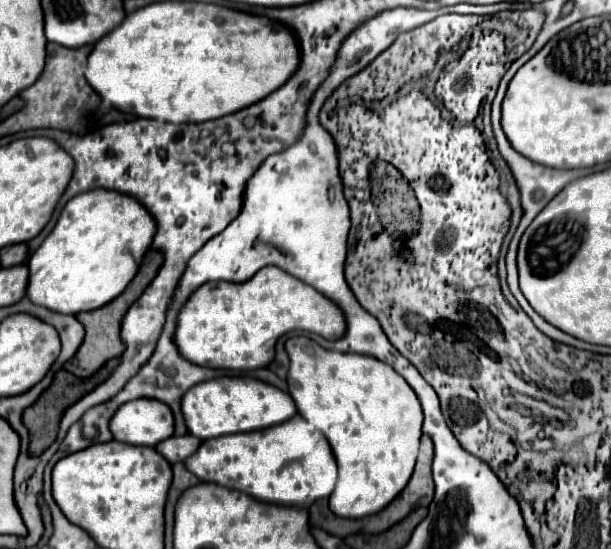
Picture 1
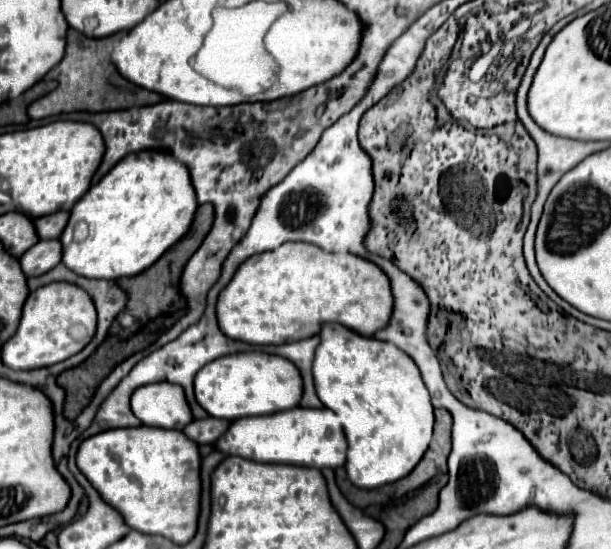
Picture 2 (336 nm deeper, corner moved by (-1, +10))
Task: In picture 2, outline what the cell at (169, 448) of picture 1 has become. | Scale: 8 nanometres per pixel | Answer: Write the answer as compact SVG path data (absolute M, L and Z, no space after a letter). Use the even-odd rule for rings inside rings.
M204 418L204 420L194 420L184 428L184 434L194 440L196 444L214 444L218 436L222 436L230 426L230 420L222 418Z

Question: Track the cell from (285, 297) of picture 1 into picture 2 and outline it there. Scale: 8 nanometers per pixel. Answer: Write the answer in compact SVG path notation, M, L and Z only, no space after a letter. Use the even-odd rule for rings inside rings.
M286 242L278 250L270 250L270 252L248 258L238 268L238 272L234 274L230 284L220 292L218 302L216 302L216 314L218 314L218 324L220 324L222 332L226 332L226 336L230 336L234 340L242 340L242 342L248 342L248 344L284 344L284 342L304 340L304 338L316 336L324 322L338 322L338 324L342 324L342 326L346 326L346 328L350 328L350 330L354 330L354 332L358 332L362 336L374 336L380 328L388 326L390 316L392 316L392 308L394 308L394 296L392 296L392 290L390 290L390 280L374 262L370 262L366 258L360 258L356 254L350 254L350 252L330 254L330 252L324 252L322 248L318 248L314 244L308 244L308 242Z

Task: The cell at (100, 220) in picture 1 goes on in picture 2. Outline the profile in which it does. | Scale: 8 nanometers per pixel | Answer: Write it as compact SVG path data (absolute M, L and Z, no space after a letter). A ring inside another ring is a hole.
M142 150L124 156L96 186L92 186L72 208L68 226L60 236L64 244L62 262L76 274L86 278L116 280L134 276L150 268L170 246L174 246L194 220L198 202L190 180L190 170L166 150Z

